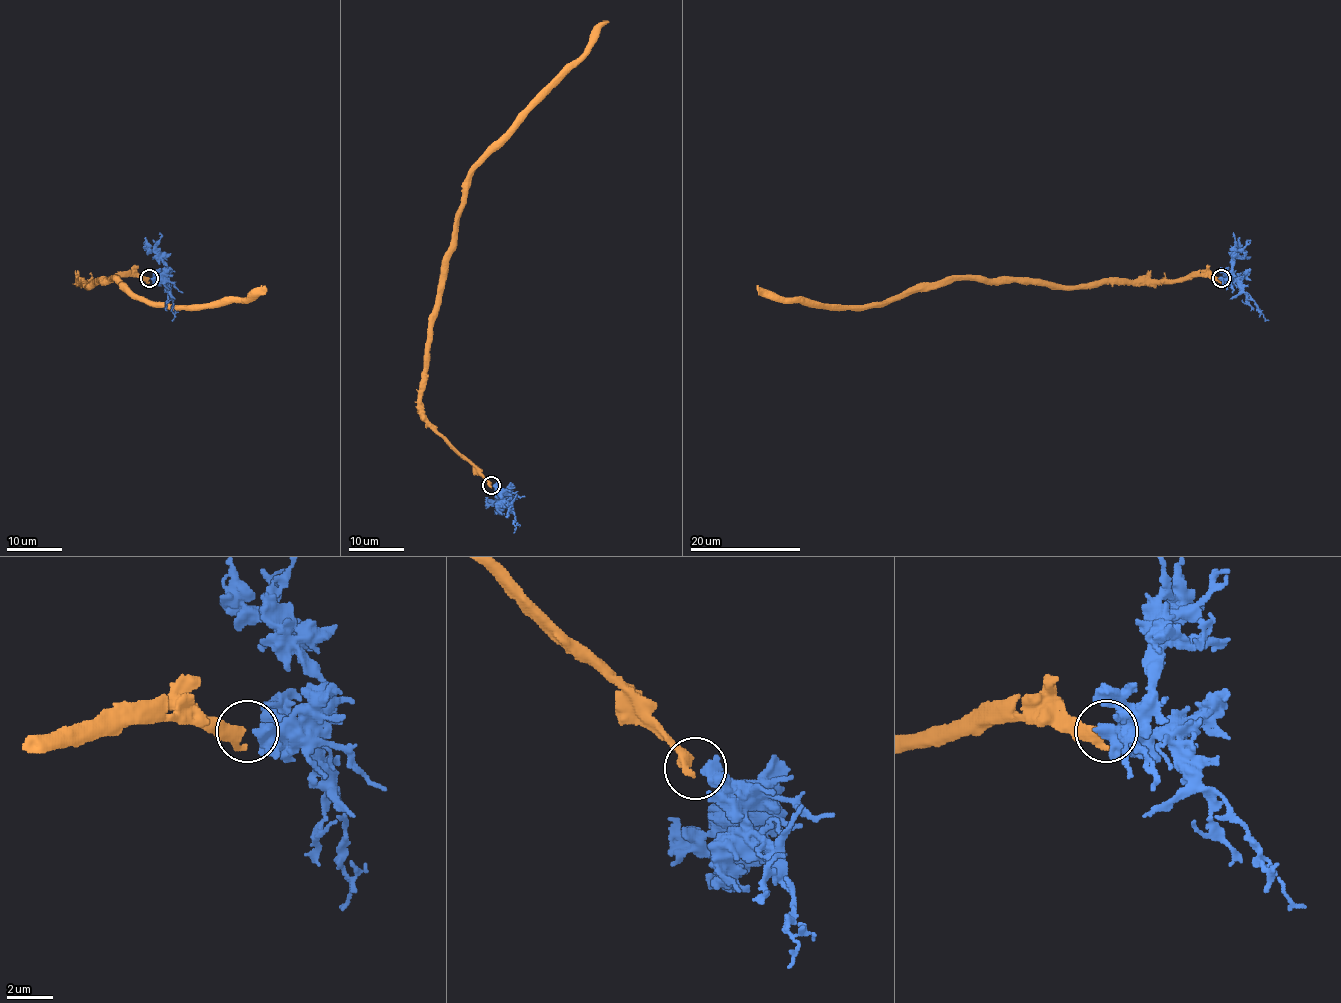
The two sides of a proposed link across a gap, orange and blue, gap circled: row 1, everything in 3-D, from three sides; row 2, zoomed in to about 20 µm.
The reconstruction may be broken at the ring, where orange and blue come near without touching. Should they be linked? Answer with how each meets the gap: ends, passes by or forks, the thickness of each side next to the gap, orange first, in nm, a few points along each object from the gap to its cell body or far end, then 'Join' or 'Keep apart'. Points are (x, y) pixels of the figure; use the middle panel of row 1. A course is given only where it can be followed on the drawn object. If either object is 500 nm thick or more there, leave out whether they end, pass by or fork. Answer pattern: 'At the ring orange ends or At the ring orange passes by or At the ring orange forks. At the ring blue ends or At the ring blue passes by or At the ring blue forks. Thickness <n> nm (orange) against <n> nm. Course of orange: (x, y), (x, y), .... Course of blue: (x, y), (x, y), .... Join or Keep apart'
Thickness 550 nm (orange) against 550 nm. Course of orange: (490, 484), (428, 419), (421, 401), (429, 315), (441, 261), (468, 171), (580, 57), (608, 21). Course of blue: (493, 484), (514, 513), (516, 527), (514, 533). Join

